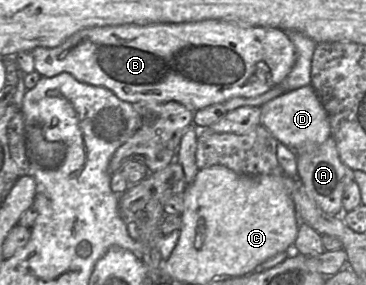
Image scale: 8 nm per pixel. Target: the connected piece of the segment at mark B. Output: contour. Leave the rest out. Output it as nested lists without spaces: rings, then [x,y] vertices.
[[[219,20],[89,27],[57,47],[36,47],[31,52],[35,71],[42,77],[67,72],[80,82],[107,88],[132,104],[176,101],[192,111],[235,97],[260,96],[279,85],[296,61],[287,32]]]

